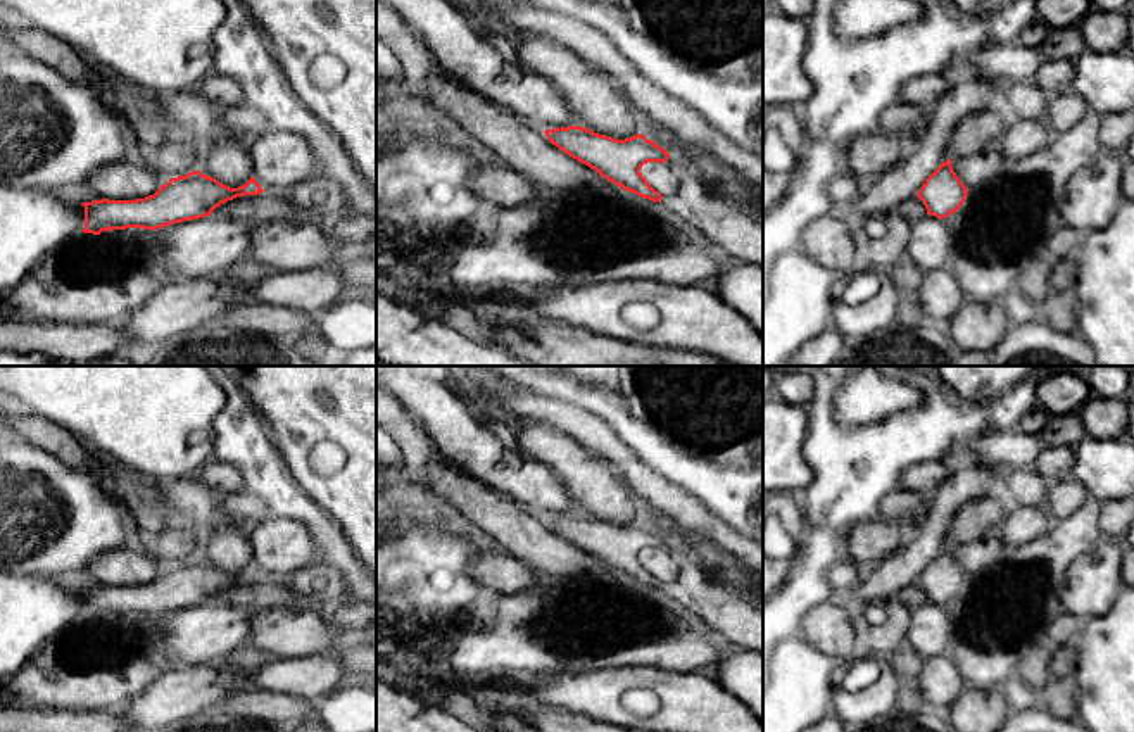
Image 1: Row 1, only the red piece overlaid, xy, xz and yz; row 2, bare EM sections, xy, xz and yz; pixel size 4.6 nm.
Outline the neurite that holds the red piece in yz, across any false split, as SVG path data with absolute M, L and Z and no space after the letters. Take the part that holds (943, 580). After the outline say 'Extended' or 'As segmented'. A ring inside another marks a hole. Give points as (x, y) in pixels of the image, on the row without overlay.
M948 546L925 566L917 584L923 589L927 601L944 606L963 592L967 580L967 573Z. As segmented

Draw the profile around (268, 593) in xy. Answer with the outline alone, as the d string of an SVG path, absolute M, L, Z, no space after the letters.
M262 578L259 582L243 582L228 587L216 594L211 603L254 611L293 606L297 599L290 585L276 578Z

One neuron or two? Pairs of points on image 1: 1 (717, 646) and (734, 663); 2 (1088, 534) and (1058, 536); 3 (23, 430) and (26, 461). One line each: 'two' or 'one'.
1: two
2: one
3: two

